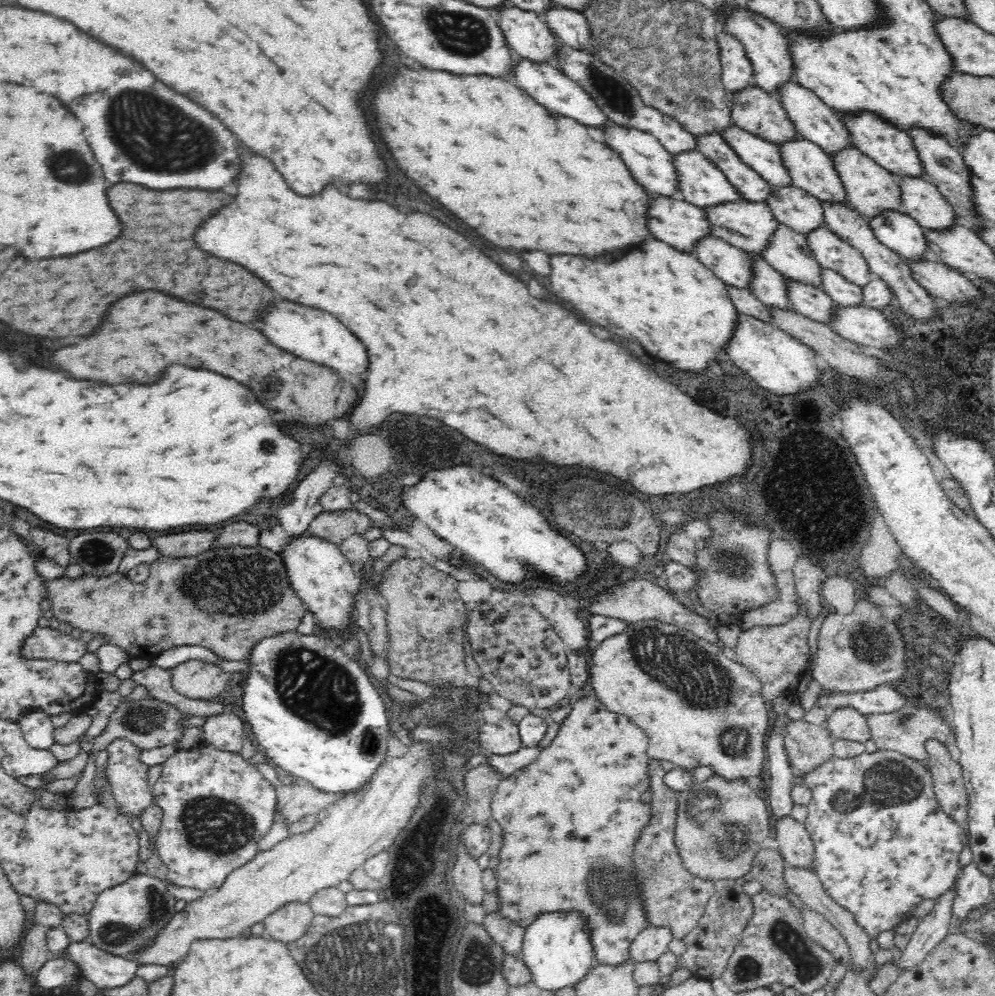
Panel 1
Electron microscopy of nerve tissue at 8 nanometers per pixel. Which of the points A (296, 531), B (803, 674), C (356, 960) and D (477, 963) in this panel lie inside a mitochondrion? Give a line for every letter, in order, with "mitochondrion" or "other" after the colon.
A: other
B: other
C: mitochondrion
D: mitochondrion

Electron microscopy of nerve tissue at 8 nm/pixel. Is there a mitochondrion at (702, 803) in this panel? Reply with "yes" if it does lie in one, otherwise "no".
yes

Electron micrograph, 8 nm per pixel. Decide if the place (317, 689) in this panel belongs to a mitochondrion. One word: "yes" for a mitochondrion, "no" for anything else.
yes

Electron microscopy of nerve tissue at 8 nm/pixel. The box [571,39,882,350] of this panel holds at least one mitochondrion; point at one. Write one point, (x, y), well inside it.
(611, 89)

